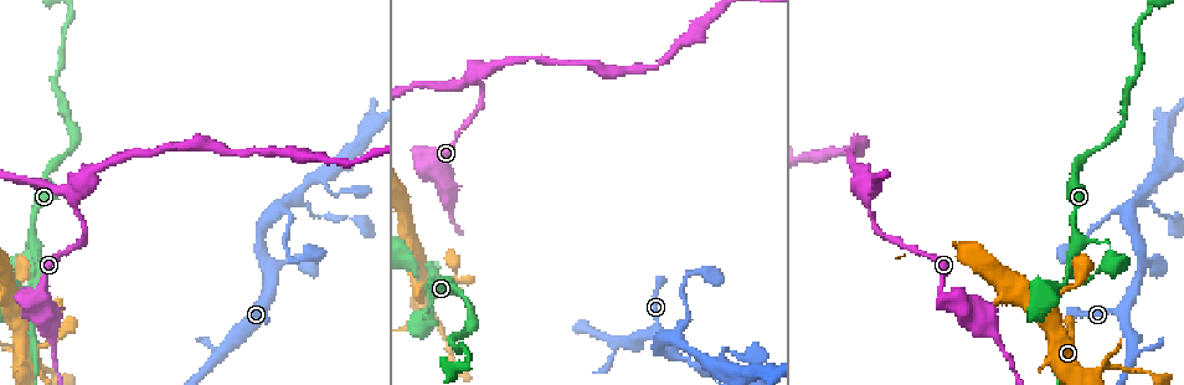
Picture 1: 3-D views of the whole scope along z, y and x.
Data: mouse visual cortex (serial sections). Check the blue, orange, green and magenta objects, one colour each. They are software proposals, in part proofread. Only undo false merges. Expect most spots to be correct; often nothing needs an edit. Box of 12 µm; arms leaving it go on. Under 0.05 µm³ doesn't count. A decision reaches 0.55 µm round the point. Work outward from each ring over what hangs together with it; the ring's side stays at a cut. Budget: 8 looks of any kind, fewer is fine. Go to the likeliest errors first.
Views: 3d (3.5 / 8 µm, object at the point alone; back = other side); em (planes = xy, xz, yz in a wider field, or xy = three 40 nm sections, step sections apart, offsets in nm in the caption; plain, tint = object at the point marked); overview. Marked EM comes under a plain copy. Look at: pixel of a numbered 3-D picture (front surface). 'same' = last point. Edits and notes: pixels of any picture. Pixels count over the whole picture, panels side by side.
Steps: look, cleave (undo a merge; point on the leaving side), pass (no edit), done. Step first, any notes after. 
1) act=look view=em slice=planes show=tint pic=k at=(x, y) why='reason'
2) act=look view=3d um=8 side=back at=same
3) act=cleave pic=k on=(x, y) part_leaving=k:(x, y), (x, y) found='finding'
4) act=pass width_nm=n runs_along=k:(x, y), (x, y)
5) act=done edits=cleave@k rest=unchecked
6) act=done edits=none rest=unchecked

act=look view=3d um=3.5 pic=1 at=(1113, 261) why='sharp bend'

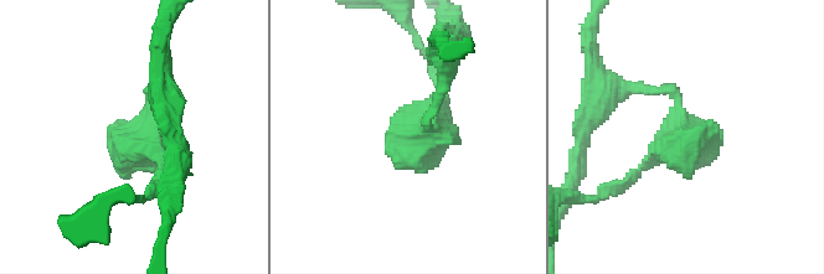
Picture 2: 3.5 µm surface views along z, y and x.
act=look view=em slice=xy step=1 show=tint pic=2 at=(429, 130)

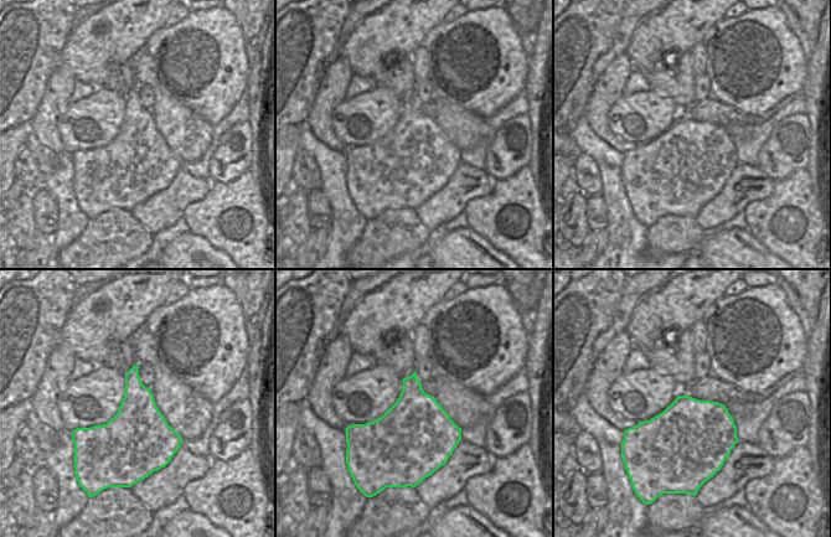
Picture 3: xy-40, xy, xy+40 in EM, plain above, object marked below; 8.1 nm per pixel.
act=pass runs_along=2:(639, 88), (671, 88), (680, 134), (617, 187) found='one cell here'

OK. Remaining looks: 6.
act=look view=3d um=8 pic=1 at=(63, 326) why='sharp bend'

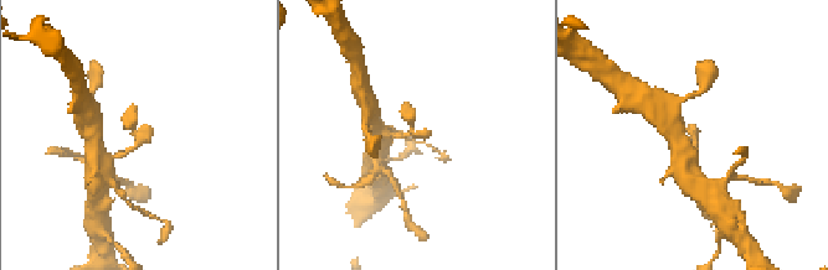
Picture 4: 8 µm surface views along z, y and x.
act=look view=em slice=xy step=3 show=tint pic=4 at=(415, 137) arm_widths_nm=200,300

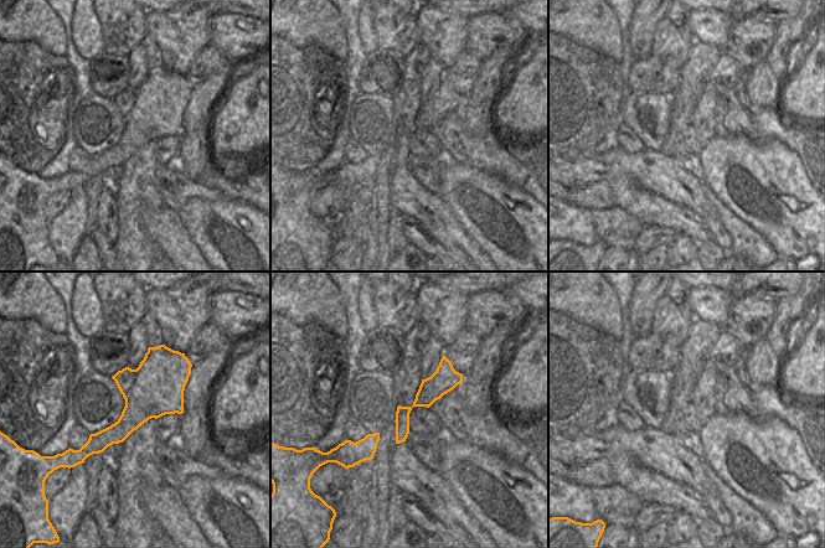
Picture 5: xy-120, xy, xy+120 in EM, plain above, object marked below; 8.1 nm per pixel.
act=pass runs_along=4:(106, 162), (134, 146), (128, 123) found='all the same cell'

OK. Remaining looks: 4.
act=look view=3d um=3.5 pic=1 at=(1128, 208) why='branch point'

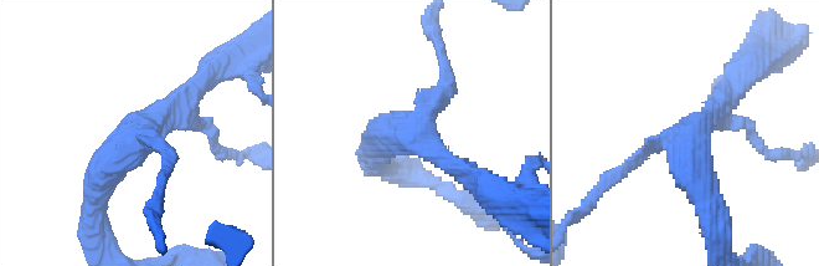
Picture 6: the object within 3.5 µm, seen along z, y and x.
act=look view=em slice=xy step=5 show=tint pic=6 at=(685, 140) arms=3 arm_widths_nm=150,250,350 why='need the tissue'

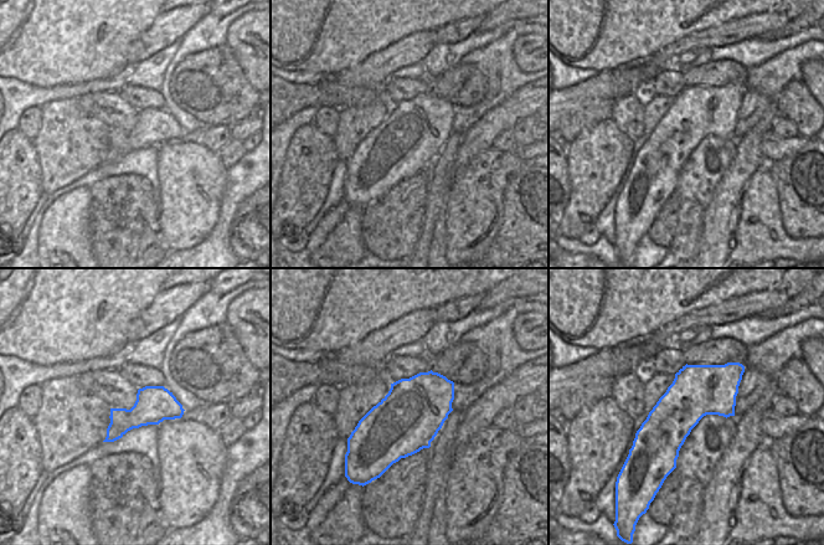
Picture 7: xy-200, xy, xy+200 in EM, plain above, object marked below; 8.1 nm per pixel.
act=pass runs_along=6:(96, 206), (116, 153), (191, 92) found='one cell here'

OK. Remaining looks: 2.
act=done edits=none rest=unchecked

